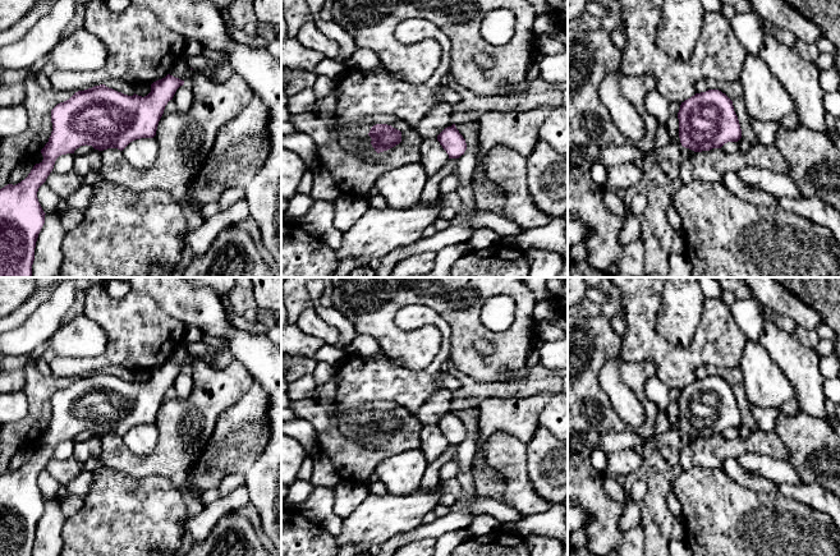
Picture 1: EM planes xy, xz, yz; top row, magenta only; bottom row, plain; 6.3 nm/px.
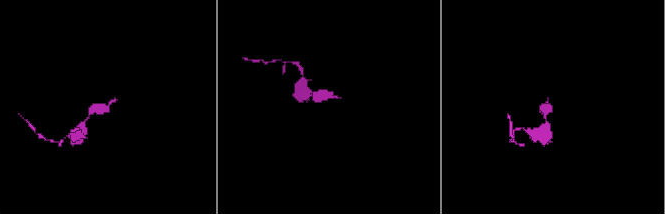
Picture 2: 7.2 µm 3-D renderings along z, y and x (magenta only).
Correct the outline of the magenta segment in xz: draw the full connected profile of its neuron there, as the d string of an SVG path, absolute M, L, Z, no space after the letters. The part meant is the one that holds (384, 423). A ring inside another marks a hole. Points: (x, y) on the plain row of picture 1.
M387 410L373 412L368 422L377 440L387 437L401 428L401 418Z

